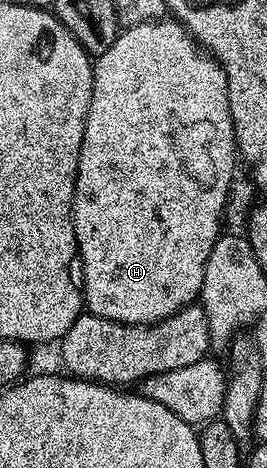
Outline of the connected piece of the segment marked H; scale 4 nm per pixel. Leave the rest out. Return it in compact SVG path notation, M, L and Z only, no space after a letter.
M173 19L140 23L131 29L123 28L116 43L112 43L108 51L100 54L93 62L93 66L92 103L88 107L88 119L80 147L80 163L76 171L72 206L84 305L97 317L112 319L116 323L155 325L157 321L168 319L179 313L184 306L195 304L199 300L204 283L205 264L220 236L222 212L226 209L226 200L230 197L230 184L234 181L234 157L236 161L234 124L230 114L230 84L220 62L201 48L180 22Z

